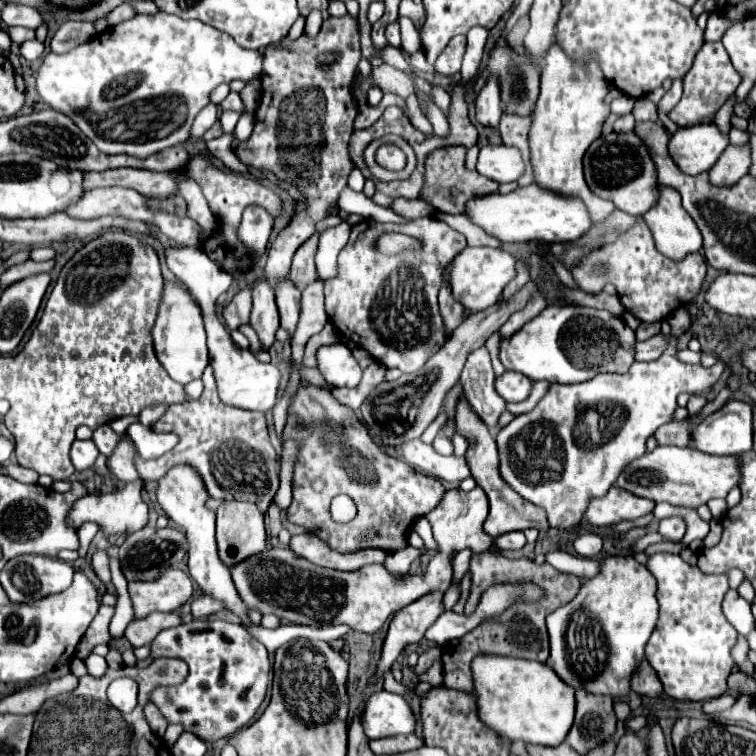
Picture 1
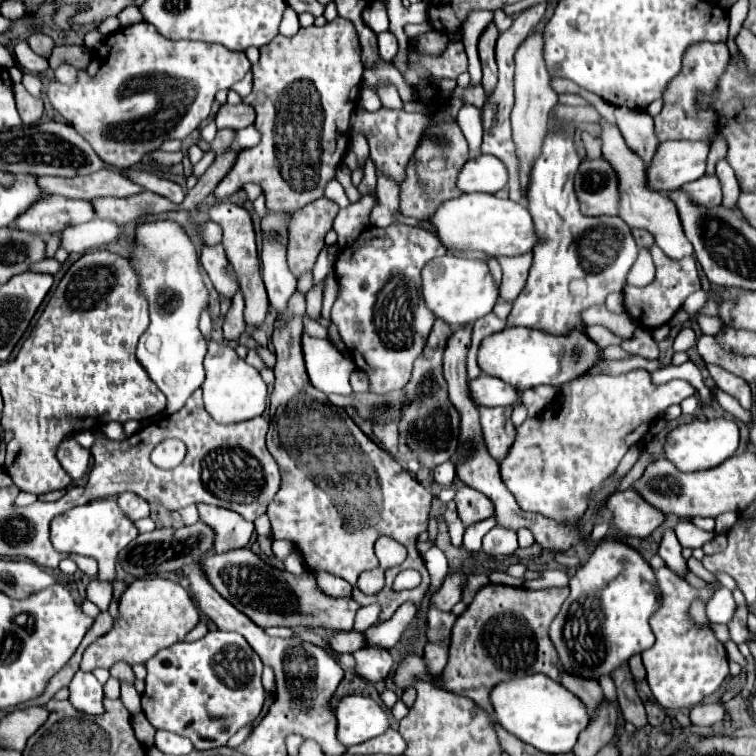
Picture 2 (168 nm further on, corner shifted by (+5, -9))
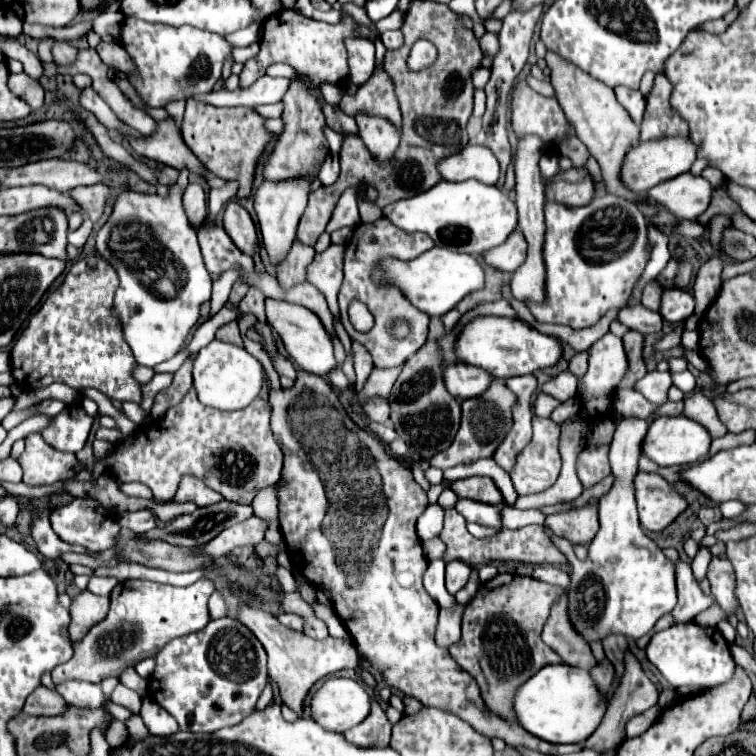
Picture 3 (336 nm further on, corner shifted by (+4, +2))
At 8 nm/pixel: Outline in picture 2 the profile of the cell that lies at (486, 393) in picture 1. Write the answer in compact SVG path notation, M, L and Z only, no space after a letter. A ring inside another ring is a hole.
M521 392L515 405L510 407L481 407L481 429L483 429L483 439L487 445L489 455L495 461L503 461L515 441L517 429L511 421L511 413L516 406L521 404Z

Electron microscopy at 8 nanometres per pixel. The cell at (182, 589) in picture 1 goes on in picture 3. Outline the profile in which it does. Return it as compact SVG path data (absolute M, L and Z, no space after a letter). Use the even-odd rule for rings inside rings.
M206 576L186 588L174 588L150 580L120 582L110 594L112 604L108 616L74 646L74 656L66 664L52 670L54 684L62 684L66 680L98 684L104 676L118 678L124 668L136 666L140 660L154 656L168 640L204 628L210 620L206 604L212 590L214 582Z

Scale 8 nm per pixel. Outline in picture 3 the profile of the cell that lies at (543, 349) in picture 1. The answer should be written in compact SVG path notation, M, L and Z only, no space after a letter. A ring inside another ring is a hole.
M480 316L464 326L464 330L456 342L456 356L462 362L480 366L494 378L524 376L524 374L532 374L536 370L552 368L558 364L562 354L564 354L564 348L556 336L542 334L520 318Z

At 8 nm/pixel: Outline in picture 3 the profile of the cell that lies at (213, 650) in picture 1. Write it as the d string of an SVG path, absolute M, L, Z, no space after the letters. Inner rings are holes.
M226 616L212 620L198 632L170 640L156 654L156 668L148 678L148 698L174 716L180 730L216 732L250 716L266 684L268 672L262 644L244 624Z

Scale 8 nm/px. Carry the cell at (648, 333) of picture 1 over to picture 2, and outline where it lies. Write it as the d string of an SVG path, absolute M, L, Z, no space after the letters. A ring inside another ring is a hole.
M635 329L633 337L631 339L625 339L621 343L621 347L629 353L629 355L639 355L639 357L645 357L645 359L657 359L659 355L659 349L657 349L657 343L653 341L653 337L643 331L643 329Z

